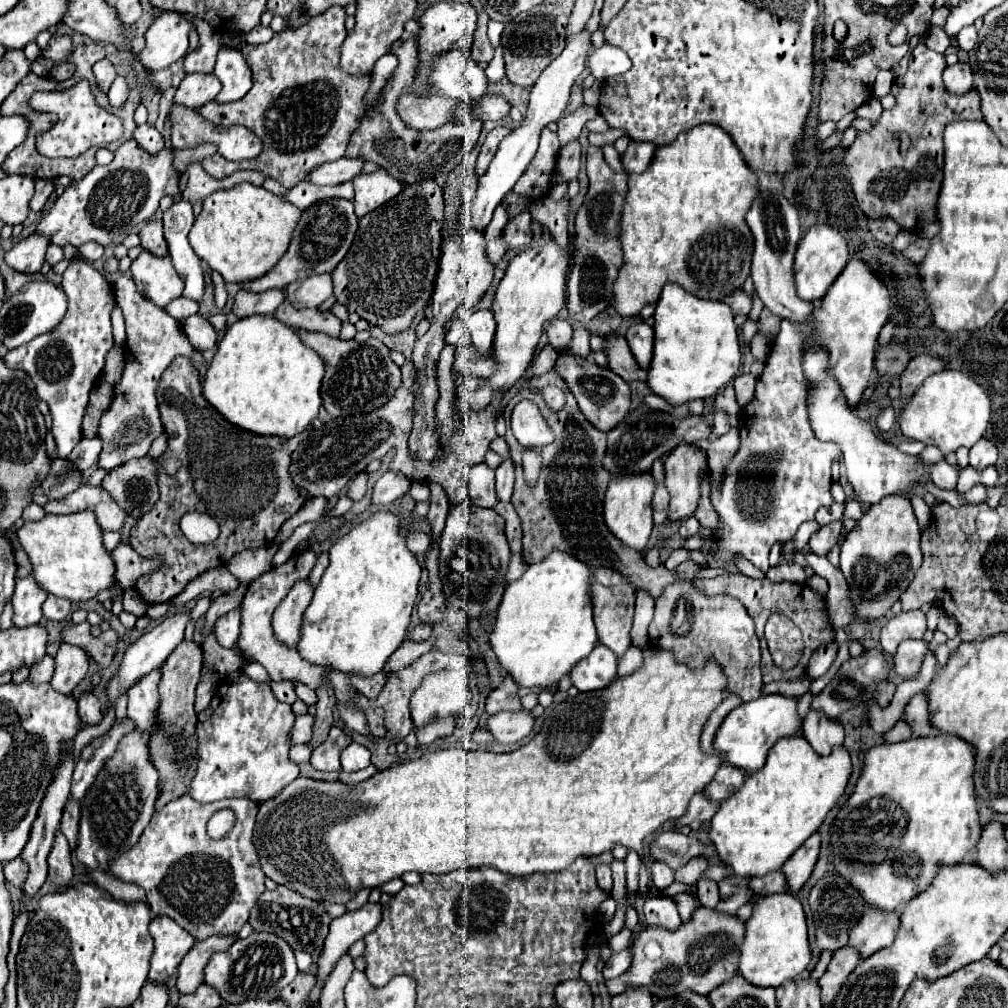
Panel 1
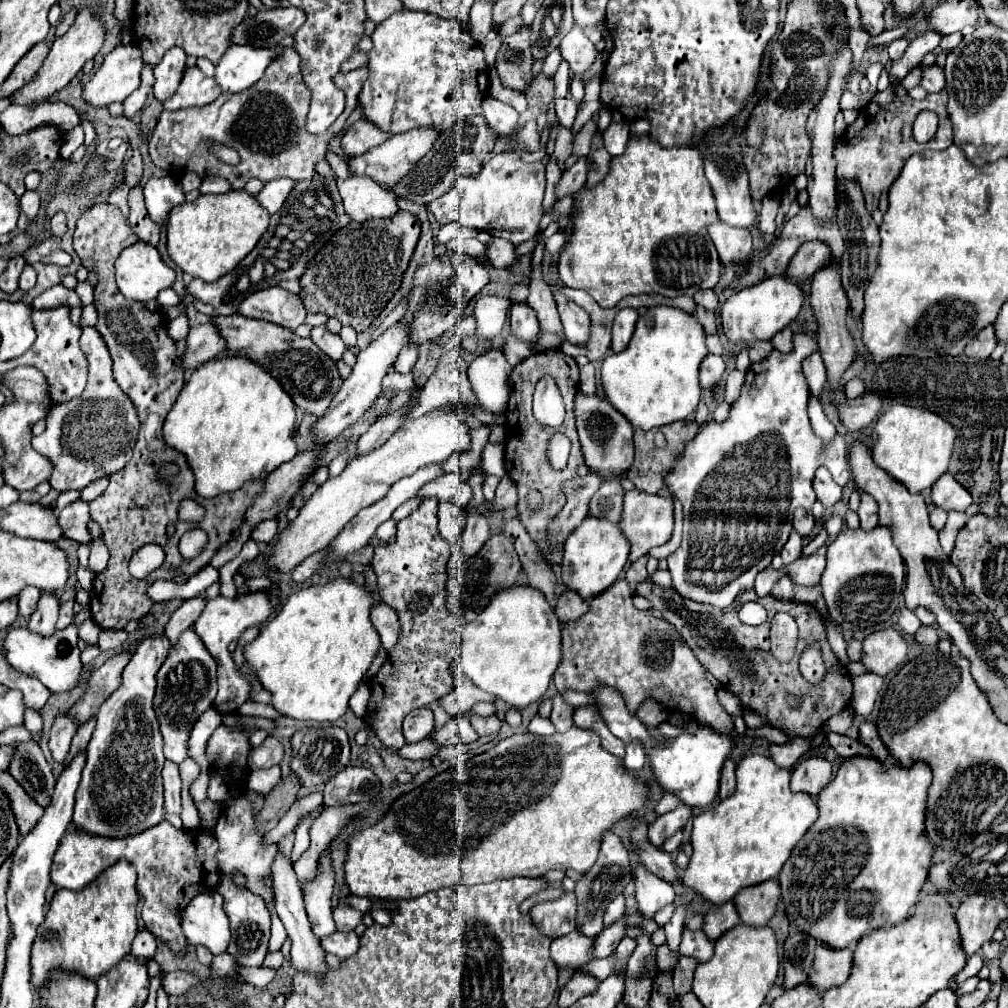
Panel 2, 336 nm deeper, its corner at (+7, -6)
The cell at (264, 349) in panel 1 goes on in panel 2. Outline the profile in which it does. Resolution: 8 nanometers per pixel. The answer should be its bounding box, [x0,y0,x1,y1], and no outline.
[163,360,295,498]

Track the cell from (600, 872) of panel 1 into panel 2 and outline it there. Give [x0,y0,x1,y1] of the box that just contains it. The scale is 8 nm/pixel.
[605,894,625,926]

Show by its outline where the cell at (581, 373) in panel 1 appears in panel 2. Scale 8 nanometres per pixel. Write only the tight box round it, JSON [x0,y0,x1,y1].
[575,392,633,478]

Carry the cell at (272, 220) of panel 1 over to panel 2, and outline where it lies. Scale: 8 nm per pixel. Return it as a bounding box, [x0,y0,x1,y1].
[167,190,269,282]

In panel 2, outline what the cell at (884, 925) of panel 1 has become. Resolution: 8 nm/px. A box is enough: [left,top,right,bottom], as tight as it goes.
[805,944,853,992]

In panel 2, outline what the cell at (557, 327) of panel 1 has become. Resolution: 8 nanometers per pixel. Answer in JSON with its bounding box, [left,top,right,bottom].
[509,302,539,342]

